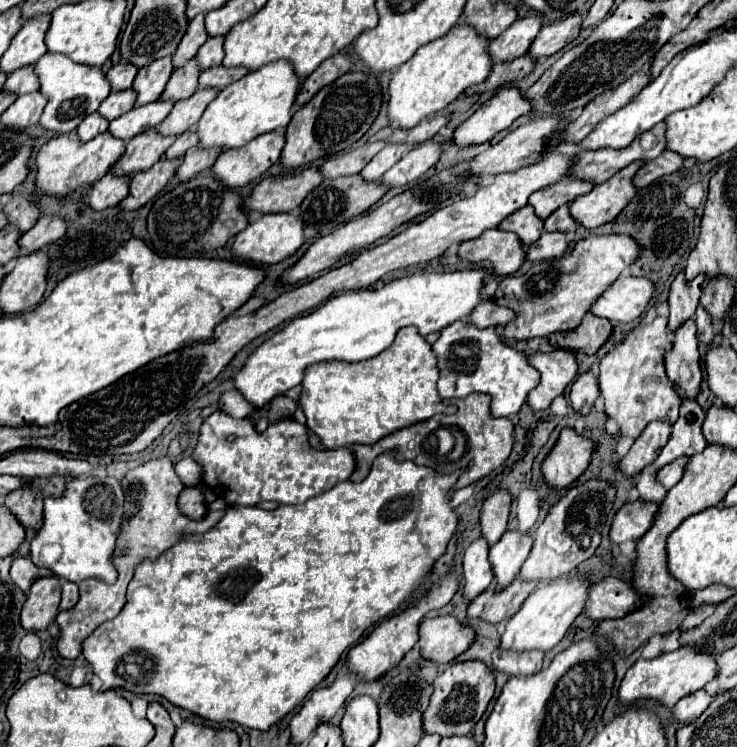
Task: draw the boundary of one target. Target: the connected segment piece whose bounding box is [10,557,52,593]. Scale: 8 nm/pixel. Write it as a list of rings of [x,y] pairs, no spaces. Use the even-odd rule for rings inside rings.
[[[18,557],[14,559],[12,563],[12,569],[10,569],[10,577],[12,581],[26,593],[30,589],[30,585],[34,583],[34,579],[40,579],[40,577],[50,577],[52,571],[48,569],[40,569],[32,563],[30,557]]]

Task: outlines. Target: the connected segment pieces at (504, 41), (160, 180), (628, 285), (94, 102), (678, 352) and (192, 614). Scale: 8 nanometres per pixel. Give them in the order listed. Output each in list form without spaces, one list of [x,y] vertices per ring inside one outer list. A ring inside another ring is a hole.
[[[526,17],[526,19],[518,19],[516,23],[512,23],[500,37],[490,41],[488,53],[492,61],[502,63],[502,61],[512,61],[524,55],[528,47],[532,45],[534,37],[538,35],[540,27],[542,27],[540,17]]]
[[[162,157],[148,171],[136,173],[130,179],[130,193],[128,193],[128,197],[122,199],[118,203],[118,207],[122,211],[136,211],[136,209],[144,207],[146,203],[150,203],[166,187],[166,183],[174,177],[178,165],[180,165],[180,161],[168,161],[166,157]]]
[[[620,277],[608,291],[600,295],[600,299],[590,307],[590,311],[598,317],[606,317],[612,323],[628,323],[638,319],[640,313],[644,313],[654,293],[656,293],[656,285],[648,277]]]
[[[46,53],[34,65],[34,71],[40,81],[40,93],[48,99],[40,117],[40,125],[48,131],[56,131],[56,133],[74,131],[82,123],[82,119],[92,115],[100,107],[100,103],[110,95],[110,85],[104,83],[106,81],[104,73],[98,67],[74,63],[64,55]]]
[[[694,319],[686,321],[674,333],[674,347],[666,353],[666,373],[674,383],[674,391],[682,399],[698,397],[702,383],[702,369]]]
[[[382,453],[382,455],[378,455],[378,457],[374,459],[372,471],[370,471],[370,475],[368,475],[364,481],[360,481],[360,483],[344,481],[344,483],[336,485],[334,489],[330,489],[330,491],[326,491],[326,493],[320,493],[320,495],[308,499],[308,501],[302,503],[302,505],[280,505],[280,507],[276,507],[274,511],[264,511],[264,509],[260,509],[260,507],[228,507],[226,515],[224,515],[224,517],[220,519],[220,523],[218,523],[216,527],[212,527],[210,531],[198,533],[198,535],[184,535],[180,543],[176,543],[174,547],[170,547],[170,549],[168,549],[166,553],[162,553],[156,561],[144,561],[142,565],[138,565],[138,569],[136,569],[136,573],[134,573],[134,579],[132,579],[130,585],[128,585],[128,601],[126,601],[126,605],[122,607],[122,611],[120,611],[114,619],[104,621],[100,627],[96,627],[96,631],[82,643],[82,653],[84,653],[84,657],[88,659],[88,663],[94,667],[94,673],[100,677],[102,689],[122,687],[122,689],[132,691],[132,693],[154,693],[154,695],[162,695],[162,697],[166,697],[170,703],[178,705],[178,707],[182,707],[182,709],[186,709],[186,711],[192,711],[192,713],[196,713],[196,715],[200,715],[200,717],[204,717],[204,719],[218,721],[218,723],[220,723],[220,721],[236,721],[236,723],[240,723],[240,725],[246,725],[246,727],[252,727],[252,729],[266,731],[266,729],[270,729],[272,725],[276,725],[284,715],[288,715],[292,709],[296,709],[296,707],[306,699],[306,695],[308,695],[308,693],[310,693],[310,691],[312,691],[312,689],[314,689],[314,687],[330,673],[330,669],[336,665],[336,661],[340,659],[340,655],[342,655],[344,651],[348,651],[348,649],[364,635],[364,631],[366,631],[368,627],[378,625],[380,621],[392,617],[392,615],[398,613],[402,607],[406,607],[406,603],[414,601],[418,589],[422,587],[424,579],[430,575],[434,563],[444,555],[446,545],[448,545],[448,541],[452,539],[452,535],[454,535],[454,531],[456,531],[456,527],[458,527],[460,515],[458,515],[456,509],[450,505],[450,491],[452,491],[454,483],[458,481],[460,473],[462,473],[462,469],[460,469],[460,471],[454,471],[454,473],[448,473],[448,475],[442,475],[442,473],[436,473],[436,471],[432,471],[432,469],[428,469],[428,467],[420,467],[420,465],[416,465],[414,461],[398,461],[398,459],[394,459],[392,453]],[[148,655],[152,657],[152,675],[150,675],[150,679],[148,679]]]

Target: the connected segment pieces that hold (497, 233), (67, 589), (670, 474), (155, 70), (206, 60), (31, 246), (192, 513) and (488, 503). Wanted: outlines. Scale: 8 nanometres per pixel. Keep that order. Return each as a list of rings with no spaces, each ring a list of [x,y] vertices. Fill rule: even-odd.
[[[488,229],[480,237],[464,241],[460,245],[458,255],[472,263],[490,261],[492,269],[498,275],[516,273],[526,261],[526,245],[518,243],[516,233],[508,233],[502,229]]]
[[[64,583],[62,585],[62,603],[60,603],[60,609],[72,609],[78,601],[78,585],[76,583]]]
[[[680,457],[680,459],[676,459],[676,461],[672,461],[672,463],[664,465],[664,467],[660,467],[660,469],[656,471],[656,481],[662,483],[666,489],[674,487],[674,485],[682,479],[682,471],[684,471],[686,461],[688,461],[688,459],[682,459],[682,457]]]
[[[162,57],[152,61],[148,67],[142,67],[134,79],[132,89],[136,91],[136,103],[134,107],[148,105],[160,97],[164,91],[170,75],[172,75],[172,63],[170,57]]]
[[[210,37],[198,51],[196,61],[200,63],[200,69],[206,71],[210,67],[218,67],[224,59],[224,49],[222,49],[224,37]]]
[[[44,215],[36,221],[36,225],[26,231],[20,237],[20,255],[30,255],[32,251],[42,249],[44,245],[50,245],[54,241],[60,239],[60,235],[66,233],[66,223],[60,221],[60,217],[52,217],[52,215]]]
[[[188,487],[180,493],[178,497],[178,509],[186,517],[200,521],[206,515],[206,505],[204,505],[204,495],[198,487]]]
[[[498,491],[484,501],[480,511],[480,527],[482,527],[482,537],[488,541],[488,545],[496,545],[504,535],[510,503],[512,497],[508,491]]]

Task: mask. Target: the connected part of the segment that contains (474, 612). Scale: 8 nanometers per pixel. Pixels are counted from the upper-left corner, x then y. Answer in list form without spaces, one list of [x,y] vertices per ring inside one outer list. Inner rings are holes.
[[[514,579],[514,583],[500,593],[494,593],[494,585],[490,585],[488,591],[478,595],[470,603],[468,617],[484,619],[488,623],[500,623],[504,619],[510,619],[514,613],[518,613],[524,599],[534,591],[536,585],[538,583],[526,583],[526,581]]]

